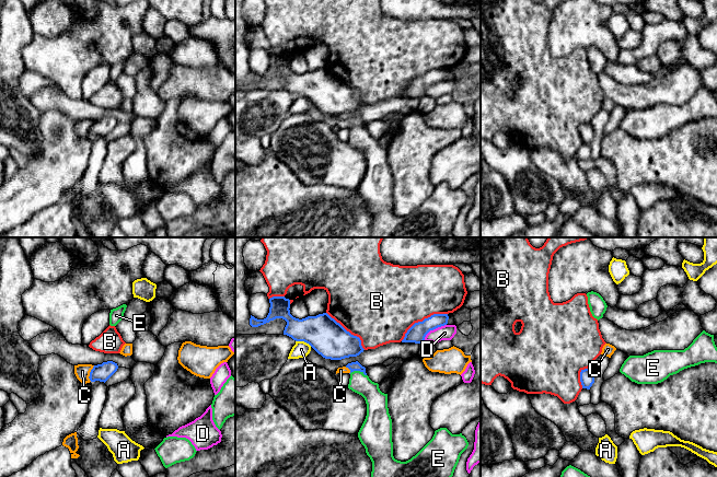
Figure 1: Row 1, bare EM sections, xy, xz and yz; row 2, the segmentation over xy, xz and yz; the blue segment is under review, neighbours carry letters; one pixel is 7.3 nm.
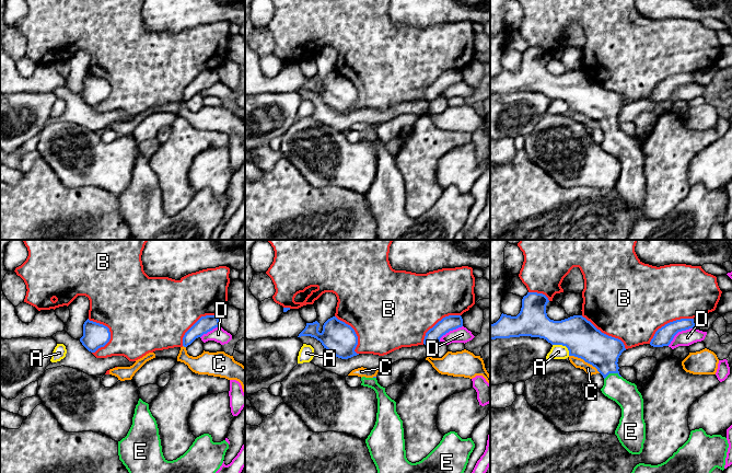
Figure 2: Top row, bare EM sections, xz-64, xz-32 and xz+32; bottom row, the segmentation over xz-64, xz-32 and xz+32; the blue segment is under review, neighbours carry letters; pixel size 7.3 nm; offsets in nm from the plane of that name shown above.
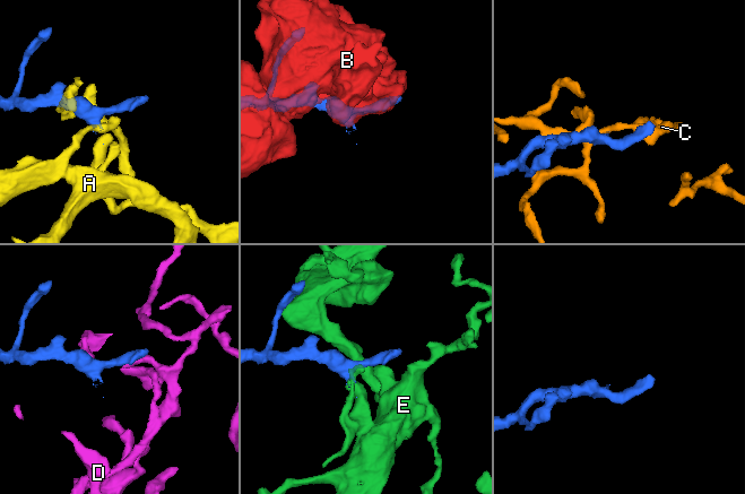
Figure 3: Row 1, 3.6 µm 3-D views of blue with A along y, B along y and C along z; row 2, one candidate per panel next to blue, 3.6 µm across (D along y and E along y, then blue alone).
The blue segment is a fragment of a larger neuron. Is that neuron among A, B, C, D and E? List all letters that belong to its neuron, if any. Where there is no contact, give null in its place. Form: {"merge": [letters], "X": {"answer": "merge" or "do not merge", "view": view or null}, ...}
{"merge": ["E"], "A": {"answer": "do not merge", "view": "xz"}, "B": {"answer": "do not merge", "view": "xz"}, "C": {"answer": "do not merge", "view": "xy"}, "D": {"answer": "do not merge", "view": "xz"}, "E": {"answer": "merge", "view": "xz"}}

